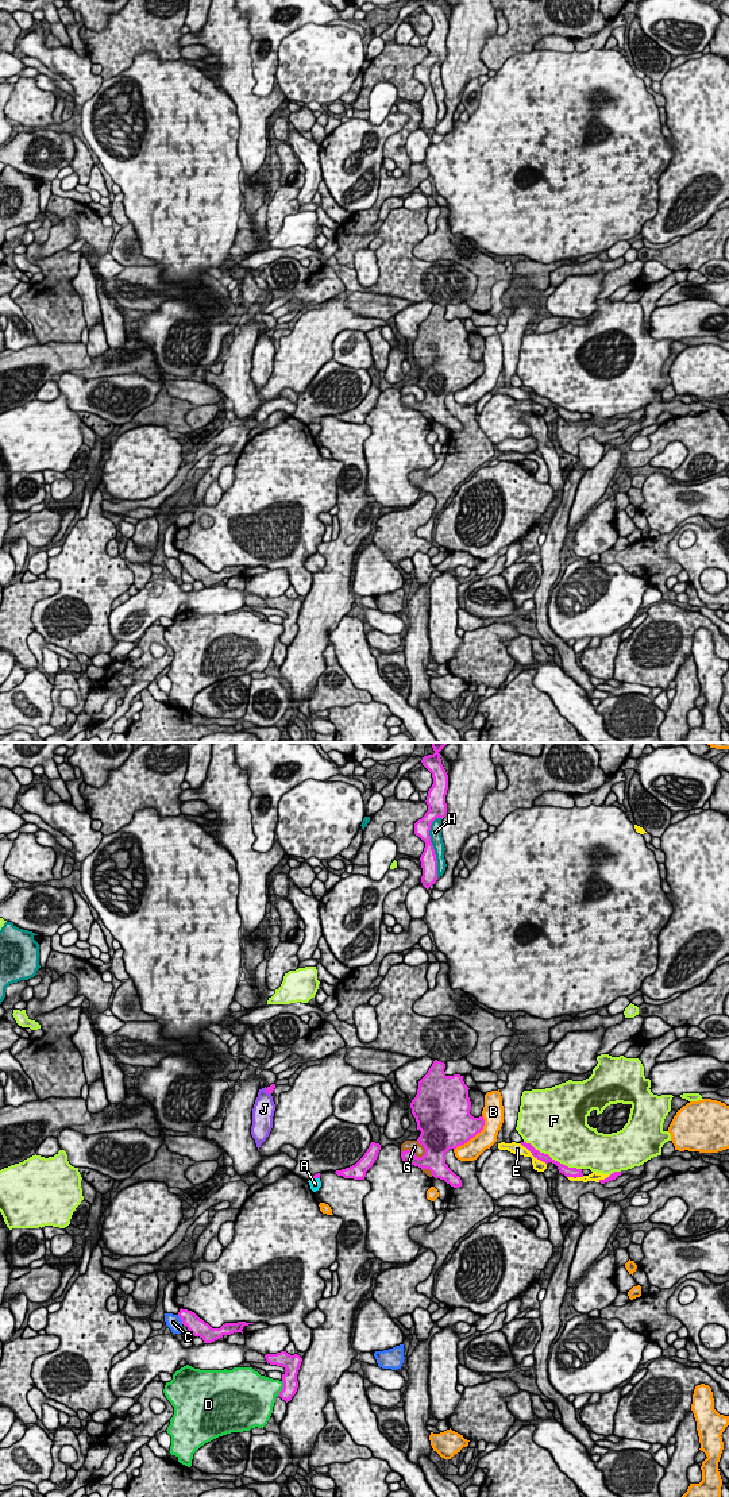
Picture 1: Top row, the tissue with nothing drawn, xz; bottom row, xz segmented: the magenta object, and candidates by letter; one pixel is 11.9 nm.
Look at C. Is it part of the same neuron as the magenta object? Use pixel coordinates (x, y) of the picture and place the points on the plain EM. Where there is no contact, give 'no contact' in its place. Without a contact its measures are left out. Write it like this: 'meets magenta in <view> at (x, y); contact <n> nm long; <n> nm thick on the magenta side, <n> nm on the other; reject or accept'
meets magenta in xz at (180, 562); contact 130 nm long; 200 nm thick on the magenta side, 180 nm on the other; reject

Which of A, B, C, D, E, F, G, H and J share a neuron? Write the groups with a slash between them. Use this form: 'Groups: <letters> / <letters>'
Groups: A / B / C / D / E / F / G / H / J

